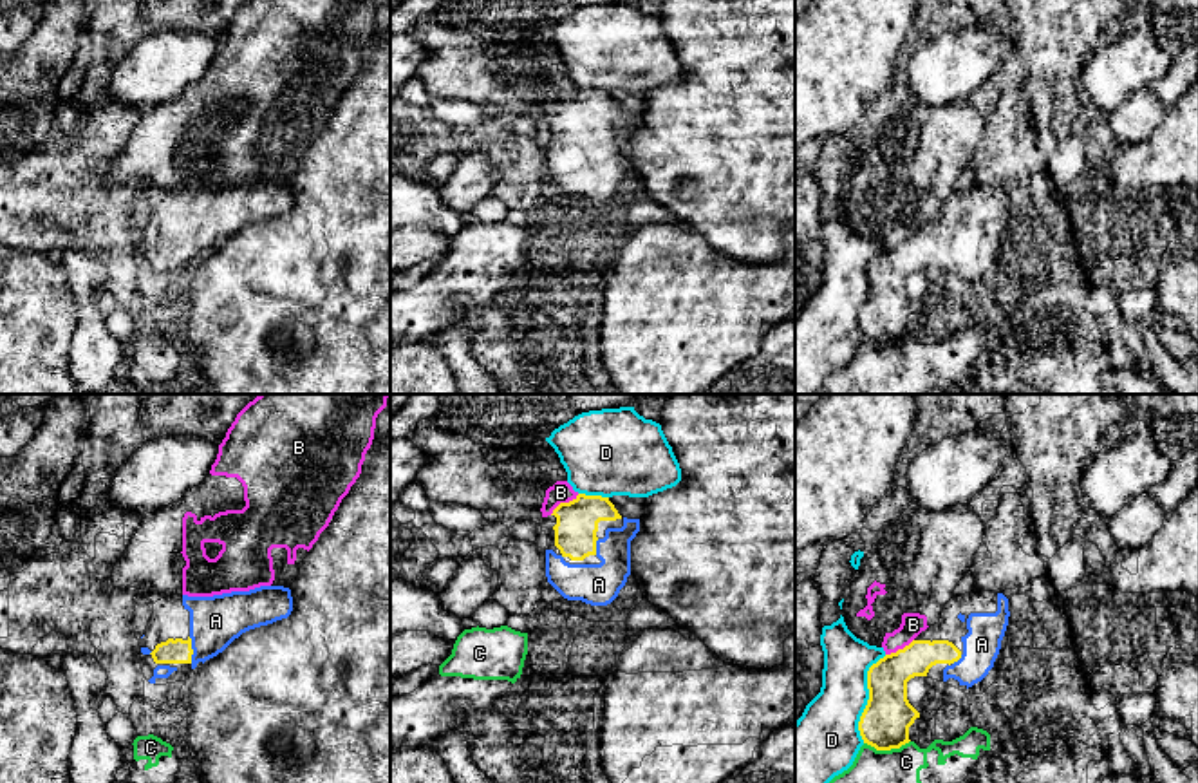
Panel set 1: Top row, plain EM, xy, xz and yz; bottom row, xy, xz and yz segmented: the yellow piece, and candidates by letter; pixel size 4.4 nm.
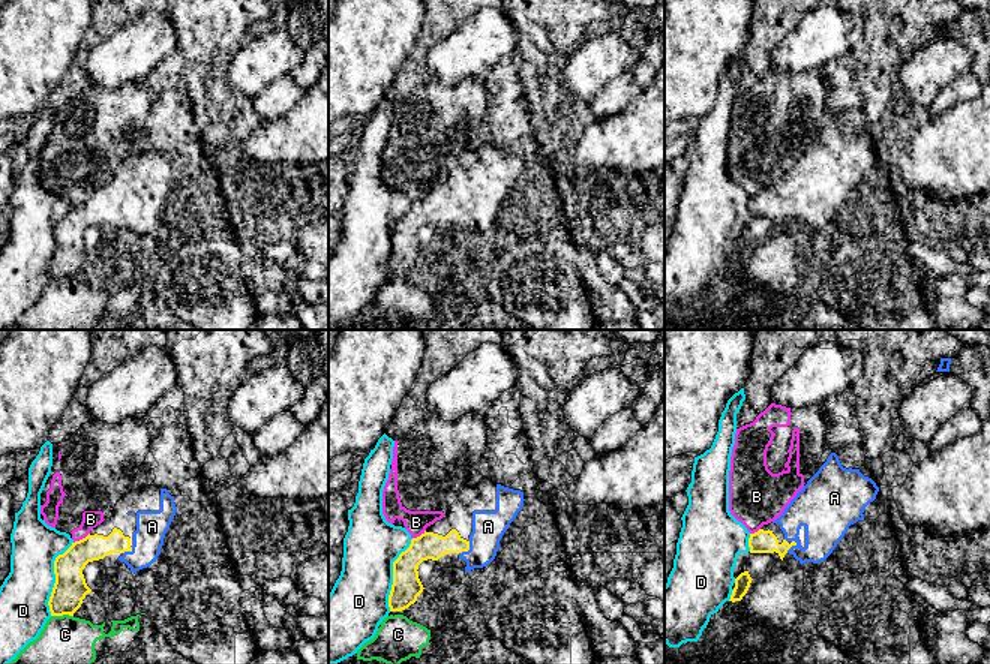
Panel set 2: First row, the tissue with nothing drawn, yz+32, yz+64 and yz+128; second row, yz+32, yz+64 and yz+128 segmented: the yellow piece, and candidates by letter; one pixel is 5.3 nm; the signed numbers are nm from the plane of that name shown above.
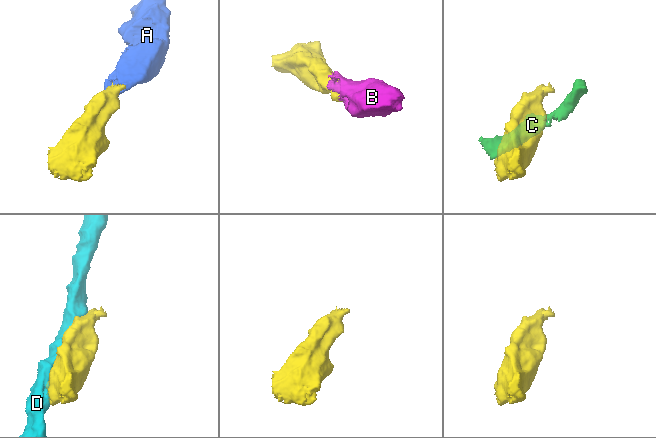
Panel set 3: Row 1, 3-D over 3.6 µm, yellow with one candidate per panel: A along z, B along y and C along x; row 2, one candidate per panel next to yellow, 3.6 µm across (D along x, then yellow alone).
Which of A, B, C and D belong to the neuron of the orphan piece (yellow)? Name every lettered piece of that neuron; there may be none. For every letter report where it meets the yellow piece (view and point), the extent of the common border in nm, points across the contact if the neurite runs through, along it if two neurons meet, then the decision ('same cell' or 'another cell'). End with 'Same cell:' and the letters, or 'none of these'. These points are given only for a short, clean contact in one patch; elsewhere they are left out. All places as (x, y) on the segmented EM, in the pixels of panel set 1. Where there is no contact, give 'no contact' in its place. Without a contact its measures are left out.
A: contact xy (192, 650); length 120 nm; way xy (172, 651), (192, 650), (212, 630), (215, 621); same cell
B: contact xz (564, 503); length 160 nm; border xz (579, 494), (562, 501), (550, 514); another cell
C: contact yz (886, 749); length 200 nm; another cell
D: contact yz (870, 697); length 400 nm; another cell
Same cell: A

